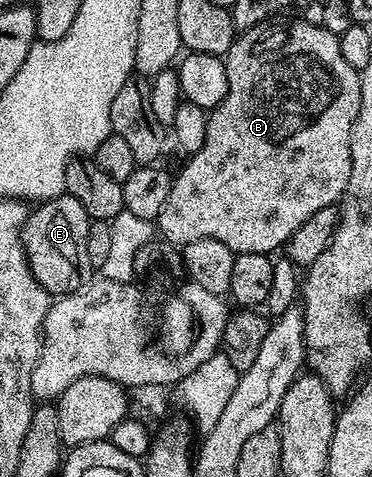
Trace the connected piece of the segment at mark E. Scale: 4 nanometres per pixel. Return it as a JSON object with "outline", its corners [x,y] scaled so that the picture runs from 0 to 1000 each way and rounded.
{"outline":[[[172,407],[113,421],[97,436],[105,438],[97,444],[91,438],[59,474],[62,522],[89,583],[99,583],[108,600],[148,625],[231,604],[250,585],[239,522],[228,516],[247,465],[247,455],[234,453],[237,430]]]}

